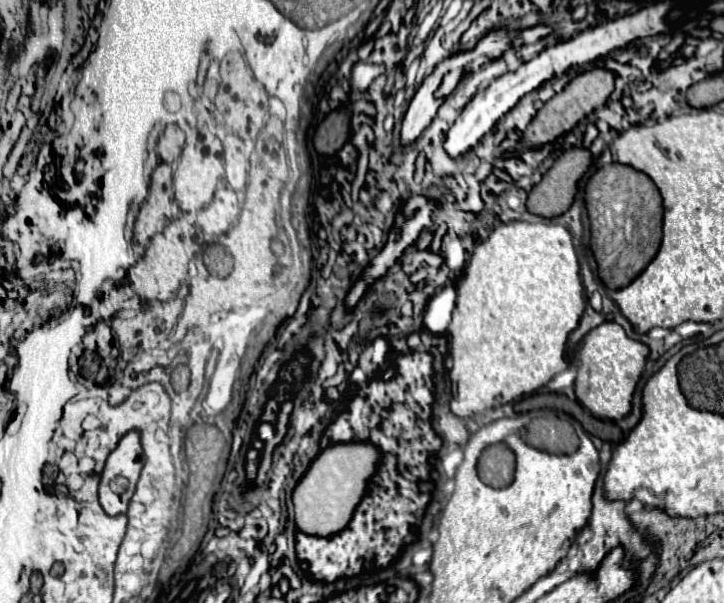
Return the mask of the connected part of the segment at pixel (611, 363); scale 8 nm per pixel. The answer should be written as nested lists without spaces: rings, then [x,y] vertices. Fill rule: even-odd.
[[[602,323],[596,329],[592,329],[584,345],[580,349],[580,361],[582,367],[576,377],[576,395],[582,401],[586,409],[590,409],[592,415],[602,419],[622,419],[632,409],[632,399],[636,385],[640,381],[640,375],[646,367],[646,359],[650,355],[648,345],[630,339],[626,331],[618,323]]]

